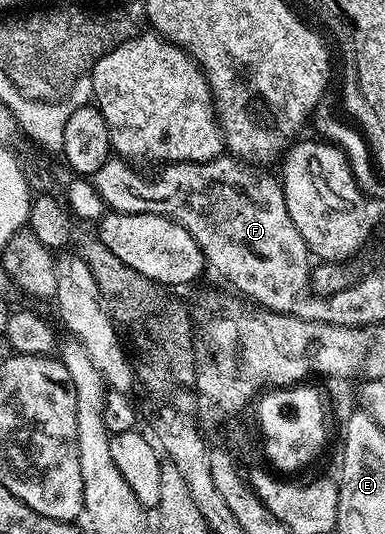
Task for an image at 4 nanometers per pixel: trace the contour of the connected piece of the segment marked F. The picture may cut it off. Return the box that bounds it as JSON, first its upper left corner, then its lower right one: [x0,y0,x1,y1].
[92,154,312,303]

